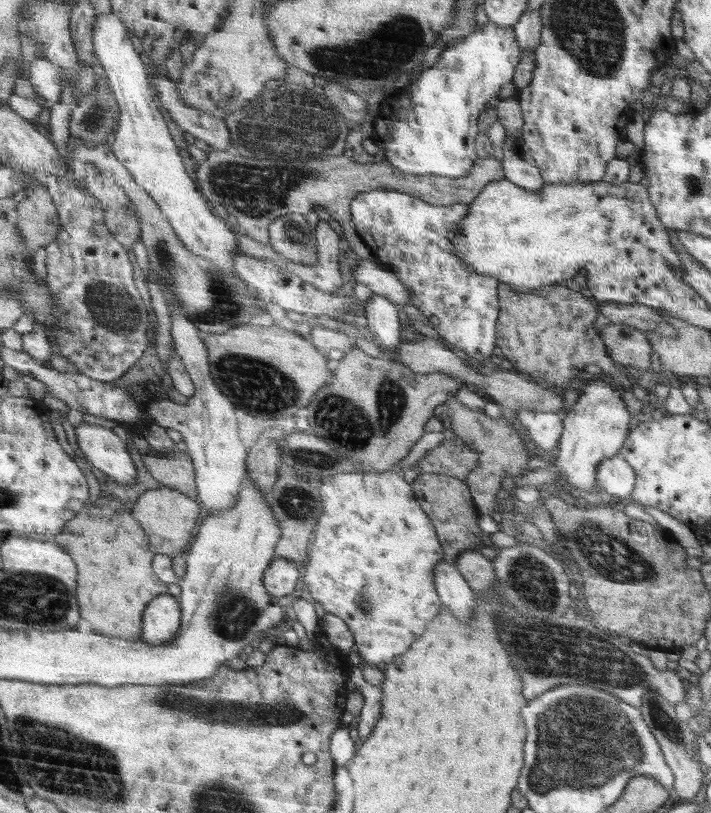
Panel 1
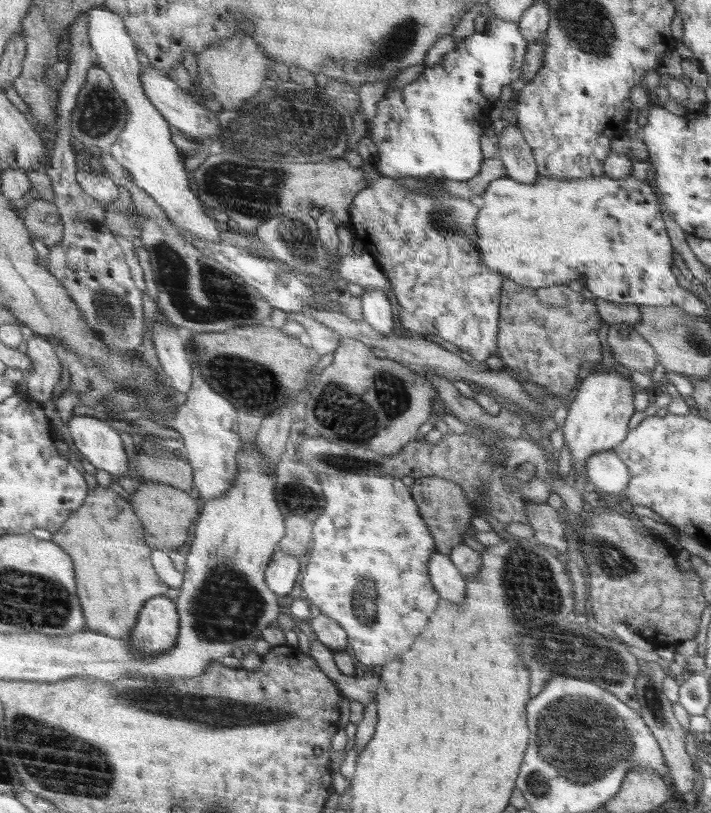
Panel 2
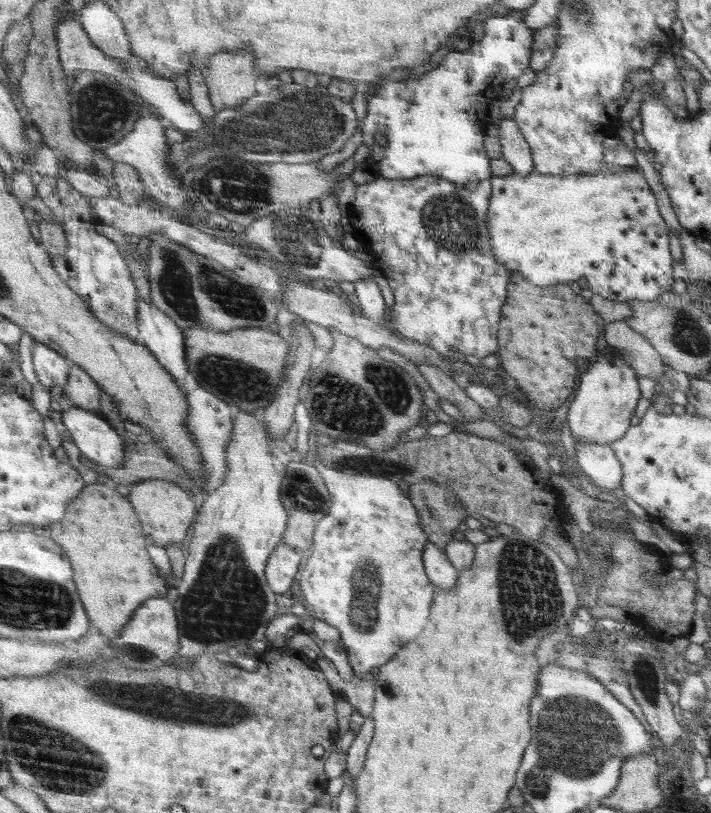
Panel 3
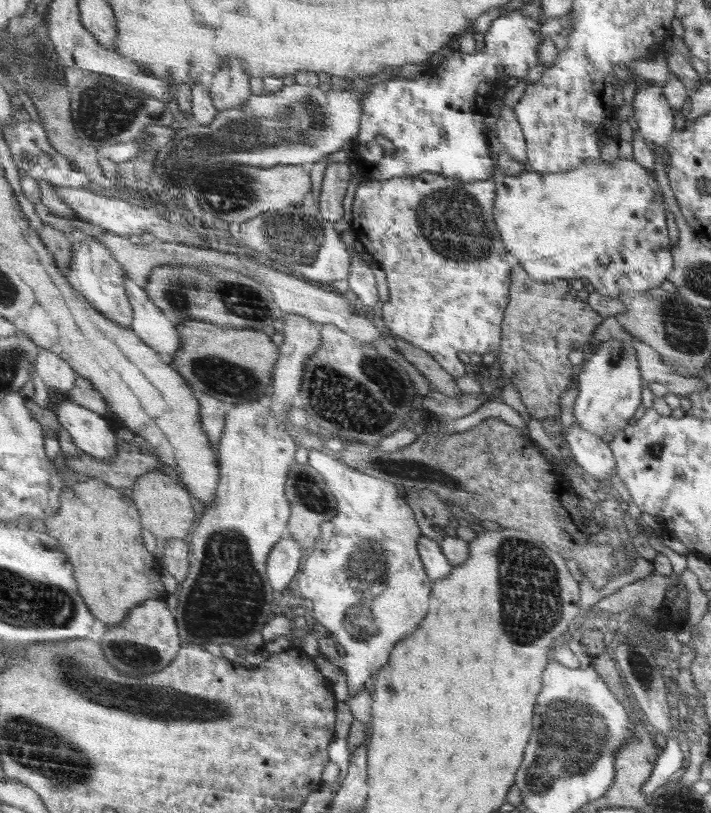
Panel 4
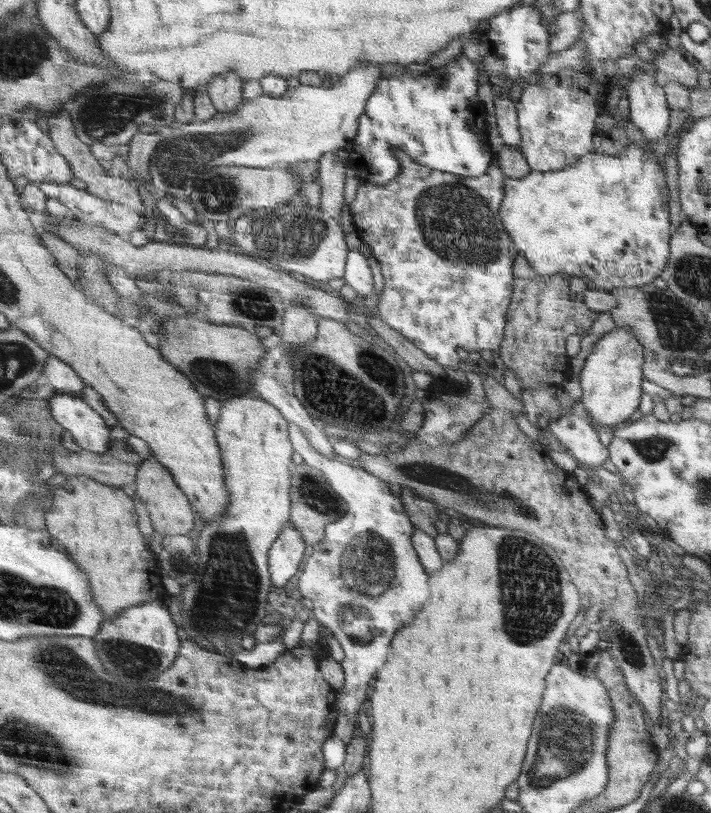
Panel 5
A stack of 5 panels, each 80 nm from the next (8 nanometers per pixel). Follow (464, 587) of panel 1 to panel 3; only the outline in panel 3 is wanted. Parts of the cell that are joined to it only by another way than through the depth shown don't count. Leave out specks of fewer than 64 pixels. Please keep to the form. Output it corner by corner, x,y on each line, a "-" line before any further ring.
428,542
425,548
424,558
426,558
425,572
432,580
434,586
440,588
448,588
454,586
458,580
459,571
448,561
445,552
435,546
432,542

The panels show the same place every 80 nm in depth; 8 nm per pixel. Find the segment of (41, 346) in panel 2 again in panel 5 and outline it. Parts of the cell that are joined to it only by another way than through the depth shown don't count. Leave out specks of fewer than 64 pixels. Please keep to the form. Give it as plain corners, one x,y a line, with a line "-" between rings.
53,354
50,357
49,364
46,365
44,376
45,381
52,384
60,392
80,394
87,387
85,380
71,364

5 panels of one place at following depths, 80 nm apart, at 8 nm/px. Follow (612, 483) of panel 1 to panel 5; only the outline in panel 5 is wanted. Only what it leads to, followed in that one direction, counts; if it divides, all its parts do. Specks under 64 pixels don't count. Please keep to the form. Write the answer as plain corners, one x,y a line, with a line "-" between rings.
572,415
560,416
548,425
548,430
564,444
579,464
589,466
593,472
609,458
609,450
602,445
598,432
587,420

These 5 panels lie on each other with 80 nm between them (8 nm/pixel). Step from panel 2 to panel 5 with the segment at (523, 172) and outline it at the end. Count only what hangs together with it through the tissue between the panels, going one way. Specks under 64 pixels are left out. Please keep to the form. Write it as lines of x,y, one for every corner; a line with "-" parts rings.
500,94
495,100
496,116
493,125
499,130
505,146
519,149
521,131
517,121
517,106
509,99
509,94

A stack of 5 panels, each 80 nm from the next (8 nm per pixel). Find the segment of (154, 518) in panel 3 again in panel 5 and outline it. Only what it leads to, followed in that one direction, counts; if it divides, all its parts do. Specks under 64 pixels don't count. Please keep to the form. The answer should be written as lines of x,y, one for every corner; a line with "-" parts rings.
153,456
143,460
139,466
134,484
135,492
144,501
150,524
154,531
162,535
186,535
194,526
194,507
186,498
184,491
169,473

